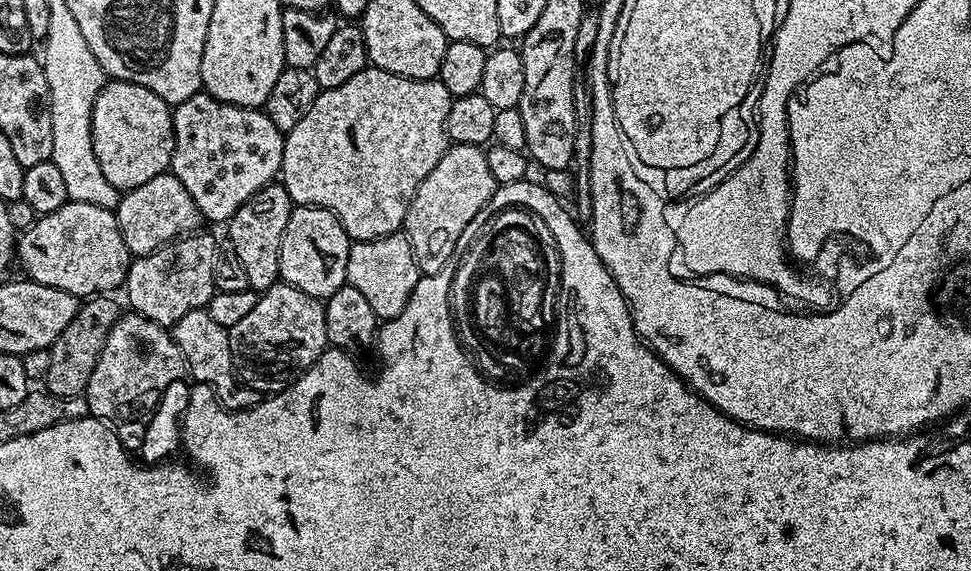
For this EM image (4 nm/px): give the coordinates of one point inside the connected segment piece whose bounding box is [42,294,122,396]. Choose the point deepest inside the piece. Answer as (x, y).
(73, 355)

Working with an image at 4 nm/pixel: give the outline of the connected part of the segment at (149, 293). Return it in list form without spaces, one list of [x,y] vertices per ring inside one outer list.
[[[197,230],[191,234],[178,236],[168,244],[163,244],[145,256],[137,256],[129,263],[128,277],[122,285],[122,292],[128,295],[128,304],[137,316],[144,316],[150,322],[171,326],[190,314],[190,310],[207,308],[210,298],[216,293],[214,286],[214,262],[216,261],[217,237],[212,237],[205,230]]]

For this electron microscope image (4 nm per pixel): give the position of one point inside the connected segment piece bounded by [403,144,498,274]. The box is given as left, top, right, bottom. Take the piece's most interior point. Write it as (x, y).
(461, 184)

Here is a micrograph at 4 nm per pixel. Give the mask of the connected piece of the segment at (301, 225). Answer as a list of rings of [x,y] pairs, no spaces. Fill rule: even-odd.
[[[293,207],[282,234],[280,280],[323,302],[347,281],[350,241],[340,219],[325,208]]]

